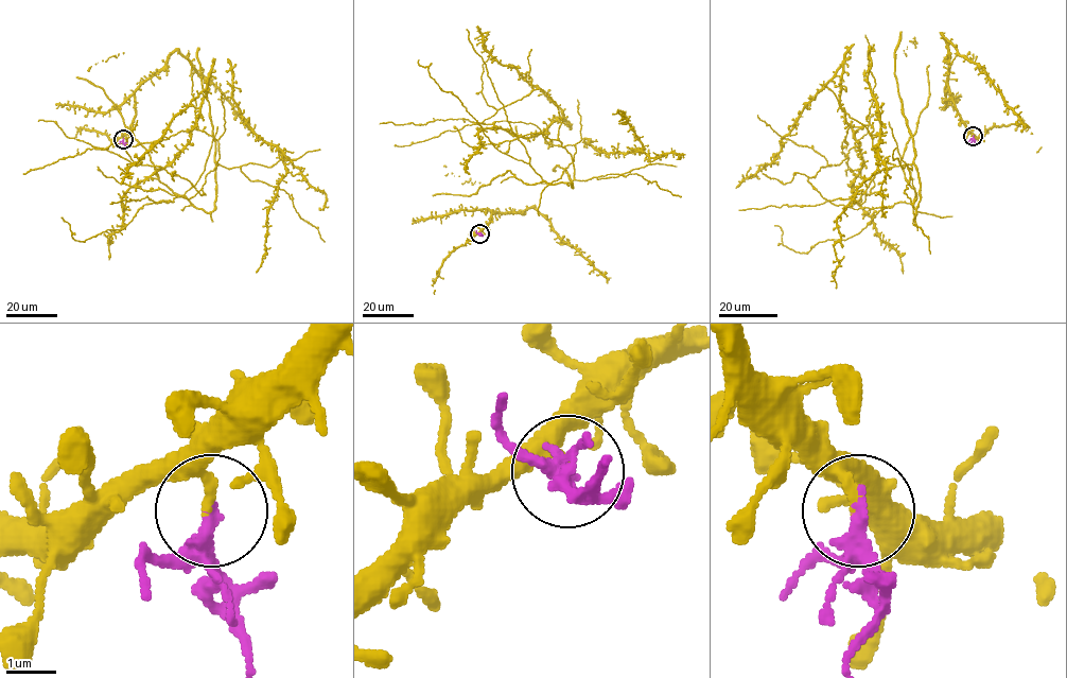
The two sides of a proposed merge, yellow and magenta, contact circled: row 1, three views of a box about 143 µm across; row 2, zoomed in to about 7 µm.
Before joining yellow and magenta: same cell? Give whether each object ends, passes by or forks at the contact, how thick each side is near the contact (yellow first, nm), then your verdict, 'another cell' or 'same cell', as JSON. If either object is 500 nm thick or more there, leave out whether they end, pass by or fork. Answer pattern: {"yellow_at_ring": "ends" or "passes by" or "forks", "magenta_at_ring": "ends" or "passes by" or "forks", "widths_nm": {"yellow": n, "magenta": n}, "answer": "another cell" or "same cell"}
{"yellow_at_ring": "ends", "magenta_at_ring": "passes by", "widths_nm": {"yellow": 200, "magenta": 240}, "answer": "another cell"}

